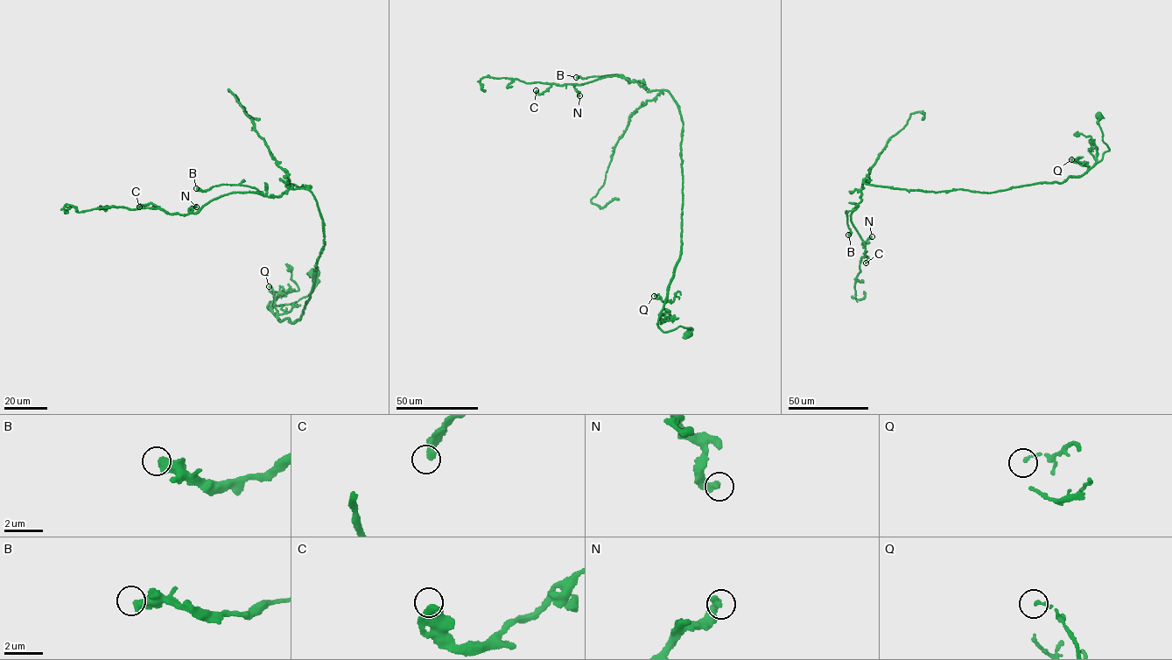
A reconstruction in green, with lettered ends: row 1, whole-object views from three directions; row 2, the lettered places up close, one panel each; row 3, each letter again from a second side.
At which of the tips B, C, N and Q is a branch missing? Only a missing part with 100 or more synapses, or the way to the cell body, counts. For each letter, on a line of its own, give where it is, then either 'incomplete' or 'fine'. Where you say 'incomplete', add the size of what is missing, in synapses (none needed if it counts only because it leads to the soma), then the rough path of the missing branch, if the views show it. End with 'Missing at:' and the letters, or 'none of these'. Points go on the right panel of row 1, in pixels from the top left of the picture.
B: (848, 235) | fine
C: (866, 263) | fine
N: (872, 236) | fine
Q: (1071, 159) | fine
Missing at: none of these

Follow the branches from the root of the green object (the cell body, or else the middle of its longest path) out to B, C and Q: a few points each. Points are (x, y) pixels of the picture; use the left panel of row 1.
B: (314, 272), (308, 295), (270, 302), (277, 319), (300, 319), (325, 242), (310, 191), (196, 188)
C: (314, 272), (308, 295), (270, 302), (277, 319), (300, 319), (325, 242), (307, 190), (139, 207)
Q: (314, 272), (315, 287), (308, 295), (290, 304), (270, 302), (268, 310), (277, 316), (274, 292), (269, 286)

